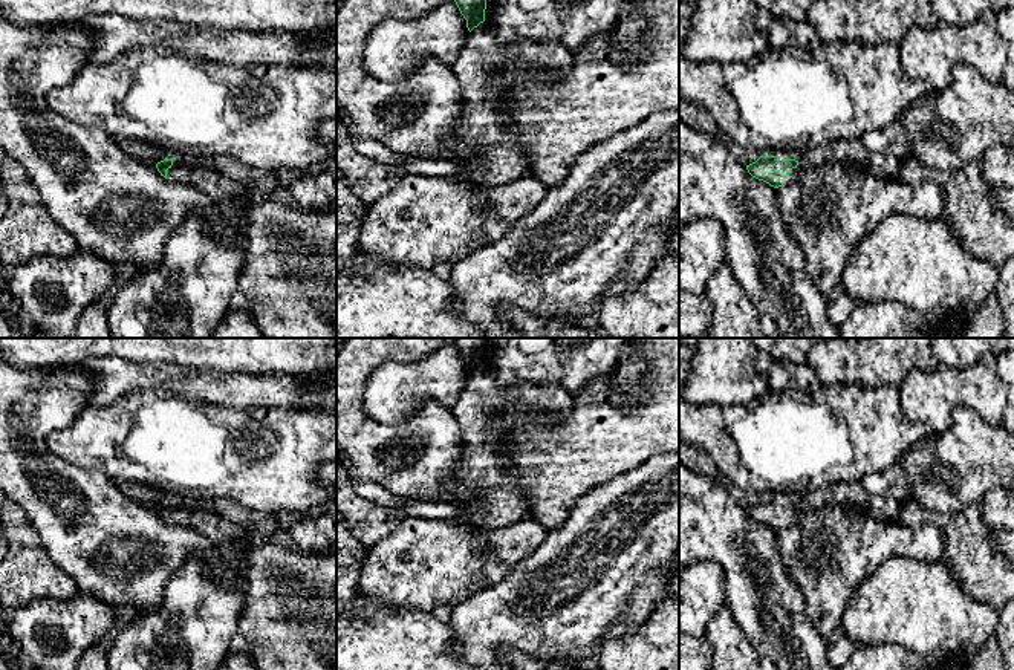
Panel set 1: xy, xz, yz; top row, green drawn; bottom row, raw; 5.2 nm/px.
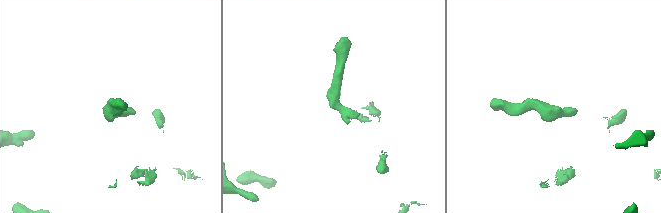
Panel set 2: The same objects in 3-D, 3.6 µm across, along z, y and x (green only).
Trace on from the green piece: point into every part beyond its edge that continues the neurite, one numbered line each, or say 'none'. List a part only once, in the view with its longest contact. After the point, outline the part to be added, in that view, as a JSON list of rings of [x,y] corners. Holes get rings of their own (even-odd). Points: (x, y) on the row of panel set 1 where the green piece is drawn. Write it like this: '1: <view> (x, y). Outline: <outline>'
1: yz (792, 175). Outline: [[[798,162],[798,165],[795,168],[792,168],[786,177],[780,177],[780,182],[785,185],[788,182],[792,182],[798,177],[800,171],[801,171],[801,162]]]

